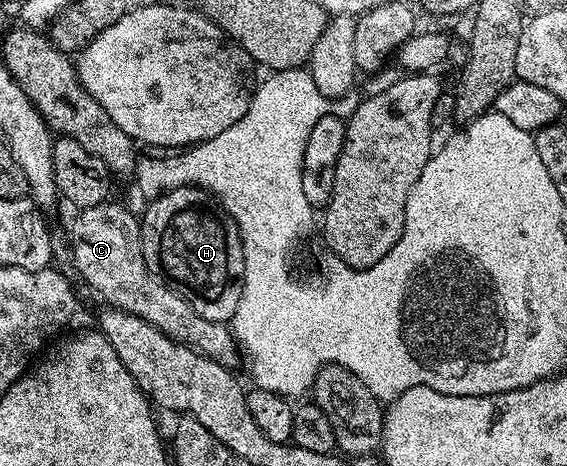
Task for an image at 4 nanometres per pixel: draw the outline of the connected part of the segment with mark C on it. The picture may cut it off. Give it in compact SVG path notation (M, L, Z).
M116 200L104 201L102 205L96 205L90 209L80 210L76 214L73 226L68 226L69 246L73 248L72 268L105 300L106 306L122 309L131 315L139 315L151 327L163 331L171 339L175 339L181 345L186 345L197 353L211 358L212 361L228 362L228 357L235 353L235 342L233 340L232 328L224 321L212 321L203 319L187 299L183 299L173 290L173 286L166 283L154 270L150 269L147 259L143 255L141 246L141 223L138 214L116 205Z

